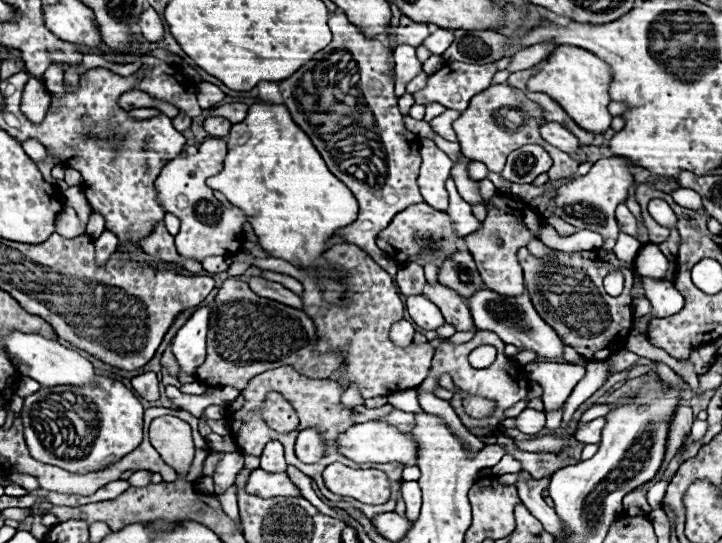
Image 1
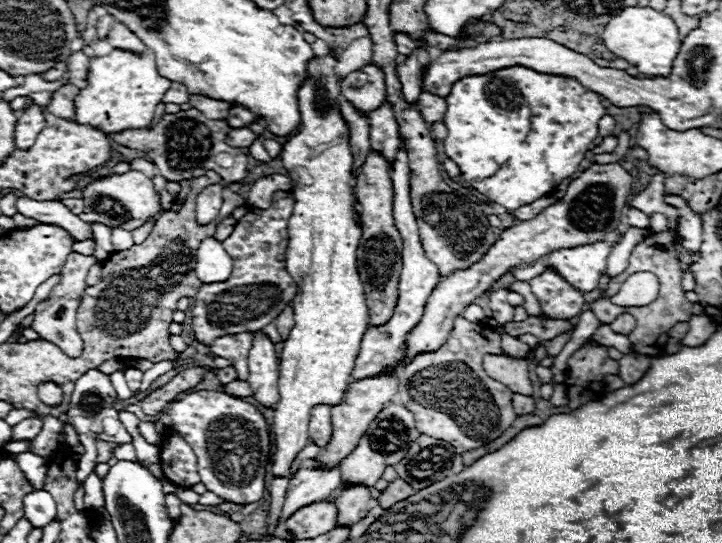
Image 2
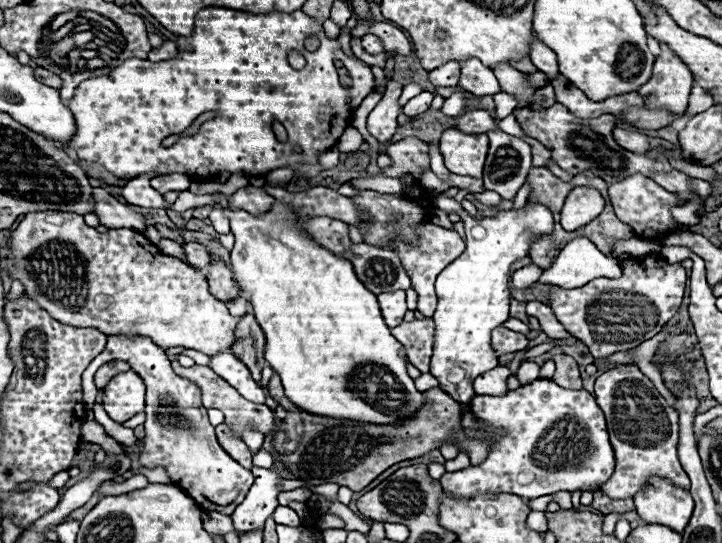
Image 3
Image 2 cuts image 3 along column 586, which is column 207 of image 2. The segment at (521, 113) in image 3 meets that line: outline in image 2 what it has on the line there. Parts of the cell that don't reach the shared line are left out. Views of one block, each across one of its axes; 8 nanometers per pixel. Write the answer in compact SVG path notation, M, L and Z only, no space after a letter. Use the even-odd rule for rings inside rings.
M190 108L186 112L164 114L152 130L148 128L140 128L138 132L124 130L124 132L112 134L110 138L122 146L142 150L148 156L152 156L152 162L156 164L158 172L170 182L192 180L212 170L220 174L226 184L232 184L246 178L248 158L240 148L232 148L224 144L224 138L230 130L232 128L226 124L226 120L208 120L202 112L198 112L196 108Z

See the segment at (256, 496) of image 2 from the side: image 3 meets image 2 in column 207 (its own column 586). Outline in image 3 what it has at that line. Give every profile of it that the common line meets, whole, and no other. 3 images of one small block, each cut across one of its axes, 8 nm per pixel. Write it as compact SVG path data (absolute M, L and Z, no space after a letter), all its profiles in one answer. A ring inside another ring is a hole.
M540 378L532 384L520 386L518 390L510 390L504 396L474 396L474 400L470 402L470 412L494 428L504 428L506 434L496 436L490 432L468 428L468 434L492 436L496 440L496 446L490 448L488 458L480 466L468 466L458 472L446 472L440 478L444 492L450 496L474 498L478 494L508 492L508 494L516 494L524 500L532 500L532 498L540 498L546 494L556 494L560 490L574 492L574 490L590 488L592 492L596 492L600 488L600 482L606 482L612 476L614 452L608 442L606 420L604 420L600 406L594 400L594 396L586 390L568 390L568 388L558 386L552 380Z

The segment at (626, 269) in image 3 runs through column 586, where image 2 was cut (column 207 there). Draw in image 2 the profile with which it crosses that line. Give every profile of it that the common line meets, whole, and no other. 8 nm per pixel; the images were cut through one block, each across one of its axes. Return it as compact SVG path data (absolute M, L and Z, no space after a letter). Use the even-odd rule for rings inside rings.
M276 192L268 210L250 208L236 222L234 232L226 238L224 248L234 260L228 280L218 284L202 284L192 310L192 328L200 344L210 346L214 338L224 334L256 332L280 316L284 306L290 306L298 286L288 274L284 253L288 245L288 220L296 198L290 192Z

